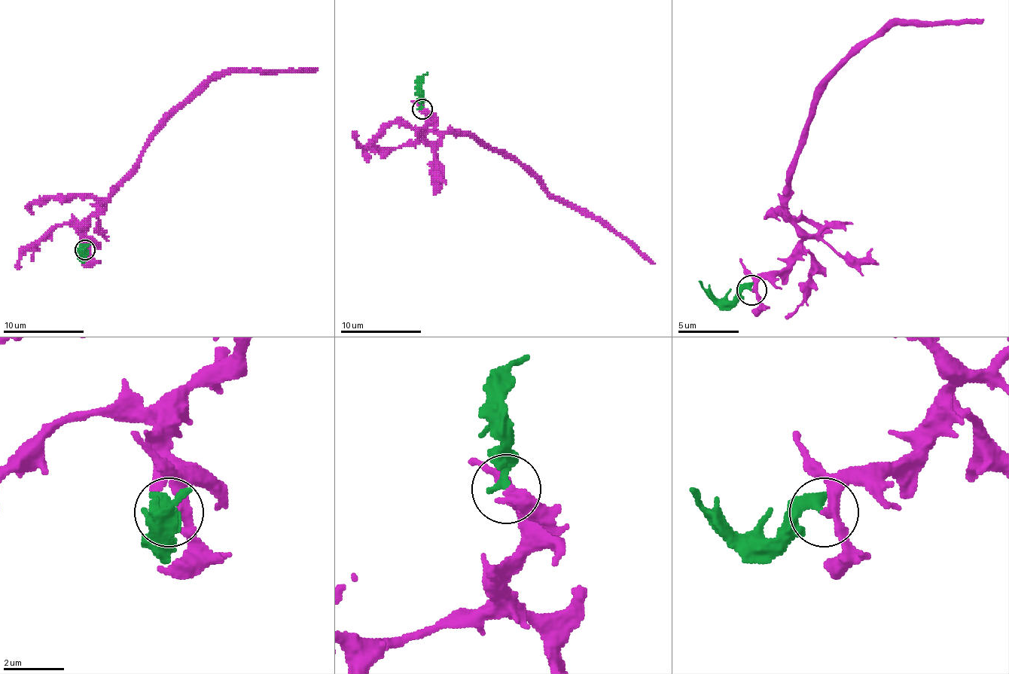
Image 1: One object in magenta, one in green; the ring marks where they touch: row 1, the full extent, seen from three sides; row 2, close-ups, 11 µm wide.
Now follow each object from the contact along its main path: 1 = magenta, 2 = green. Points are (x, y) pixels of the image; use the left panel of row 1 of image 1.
1: (83, 251), (88, 240), (83, 232), (83, 224), (100, 208), (132, 165), (144, 143), (214, 76), (317, 68)
2: (83, 251), (83, 257), (82, 257), (89, 245)

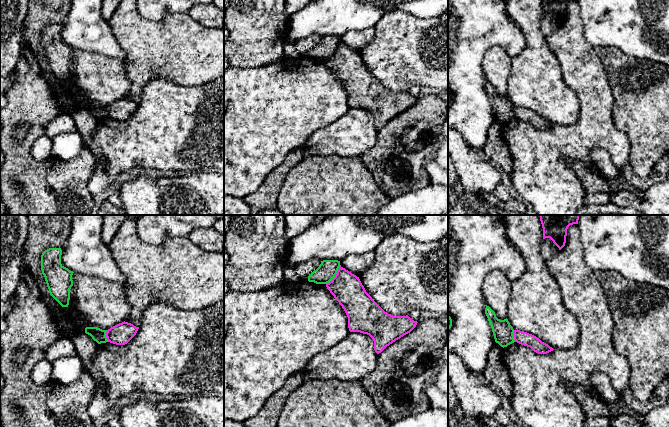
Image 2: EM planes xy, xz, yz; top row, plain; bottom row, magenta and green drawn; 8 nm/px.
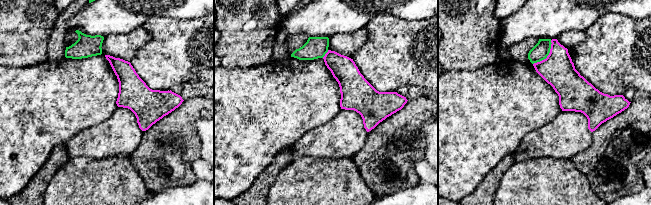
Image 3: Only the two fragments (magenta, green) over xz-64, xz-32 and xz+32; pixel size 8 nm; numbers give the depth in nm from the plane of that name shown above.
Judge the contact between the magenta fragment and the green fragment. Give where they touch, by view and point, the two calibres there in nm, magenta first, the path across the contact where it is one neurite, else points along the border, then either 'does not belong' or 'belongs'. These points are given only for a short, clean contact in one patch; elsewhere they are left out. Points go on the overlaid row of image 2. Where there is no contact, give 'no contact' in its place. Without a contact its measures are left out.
meets magenta in xz at (335, 275); 240 nm thick on the magenta side, 150 nm on the other; border along xz (340, 265), (337, 273), (326, 284); does not belong

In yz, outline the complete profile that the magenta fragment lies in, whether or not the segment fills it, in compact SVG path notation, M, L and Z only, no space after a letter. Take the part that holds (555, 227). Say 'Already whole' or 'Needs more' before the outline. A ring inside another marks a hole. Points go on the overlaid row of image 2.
Already whole. M539 215L543 228L543 239L550 238L561 250L566 243L567 229L578 224L579 215Z

